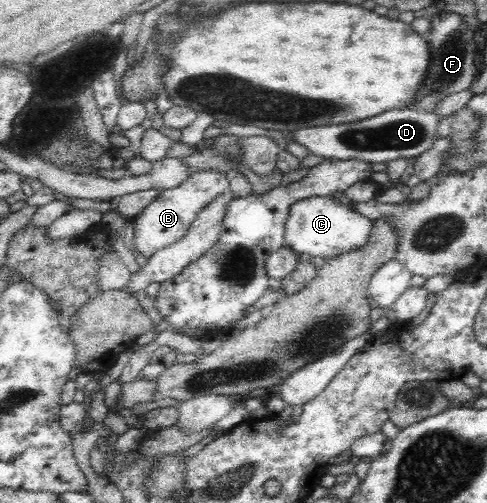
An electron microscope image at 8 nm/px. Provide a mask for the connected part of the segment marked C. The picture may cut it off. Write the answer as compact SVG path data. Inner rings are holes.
M310 196L297 201L287 214L284 247L299 254L310 254L311 257L336 258L342 252L366 244L372 230L369 218L330 197Z

